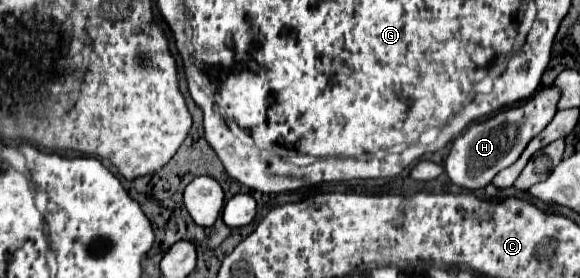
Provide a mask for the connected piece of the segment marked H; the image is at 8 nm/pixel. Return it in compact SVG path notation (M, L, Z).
M549 84L549 86L543 86L529 102L515 108L505 108L495 116L491 116L489 120L469 126L459 138L453 140L451 152L445 162L445 170L449 178L457 186L463 186L467 190L485 188L487 184L491 184L493 176L503 168L511 166L521 156L525 146L539 132L547 128L547 124L557 114L557 102L559 102L559 88L555 84Z

